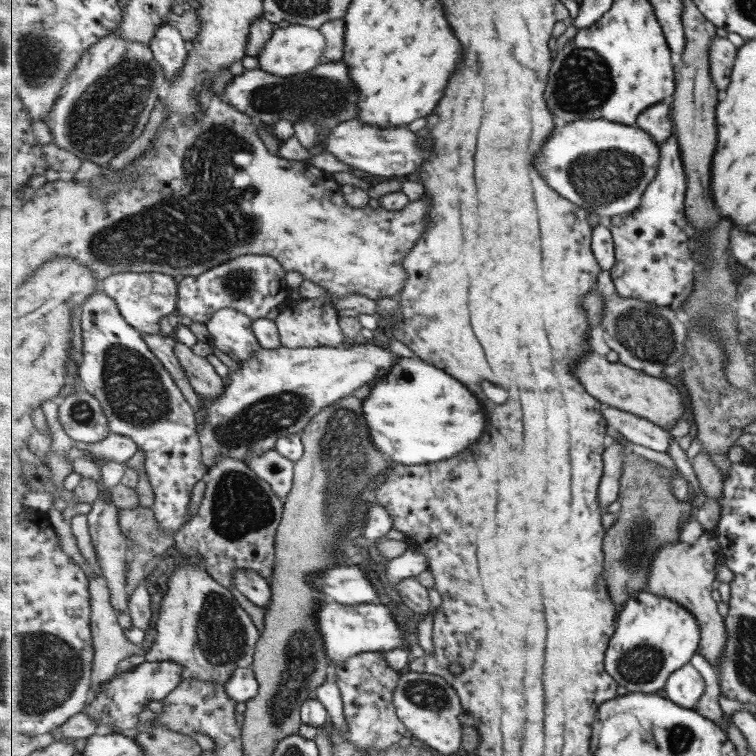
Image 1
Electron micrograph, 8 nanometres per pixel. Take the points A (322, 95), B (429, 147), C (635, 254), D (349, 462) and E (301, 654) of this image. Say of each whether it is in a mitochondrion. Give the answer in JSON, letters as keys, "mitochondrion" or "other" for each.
{"A":"mitochondrion","B":"other","C":"other","D":"mitochondrion","E":"mitochondrion"}

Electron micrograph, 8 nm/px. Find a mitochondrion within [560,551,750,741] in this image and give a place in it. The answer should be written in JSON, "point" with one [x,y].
{"point":[639,664]}

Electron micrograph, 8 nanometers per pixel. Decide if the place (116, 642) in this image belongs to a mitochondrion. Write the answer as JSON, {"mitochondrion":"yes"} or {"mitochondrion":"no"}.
{"mitochondrion":"no"}

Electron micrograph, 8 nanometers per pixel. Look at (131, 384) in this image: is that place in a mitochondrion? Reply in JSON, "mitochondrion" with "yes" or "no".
{"mitochondrion":"yes"}

